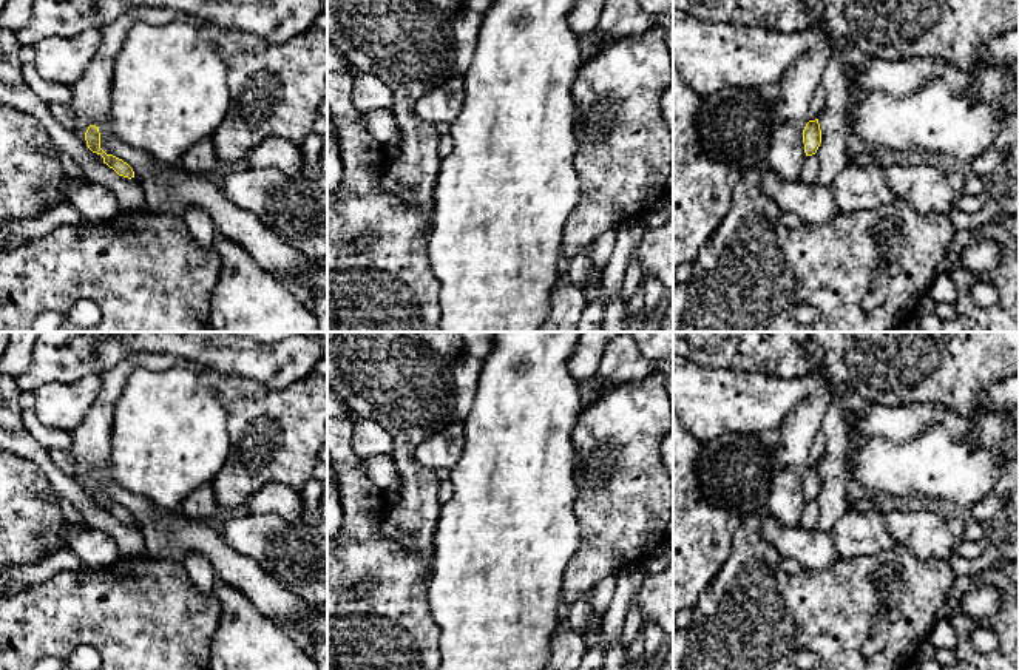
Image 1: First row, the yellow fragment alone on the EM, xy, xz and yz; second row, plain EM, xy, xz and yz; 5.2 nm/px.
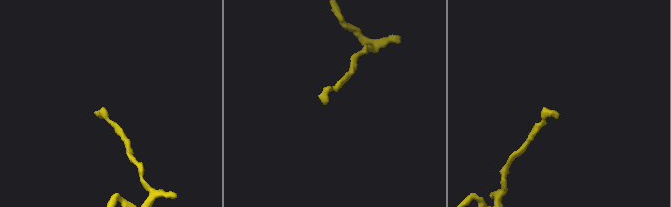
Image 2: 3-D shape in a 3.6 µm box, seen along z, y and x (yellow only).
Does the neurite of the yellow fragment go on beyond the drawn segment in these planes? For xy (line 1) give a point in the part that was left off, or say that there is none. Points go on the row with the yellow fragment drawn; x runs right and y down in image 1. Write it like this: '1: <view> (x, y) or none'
1: none

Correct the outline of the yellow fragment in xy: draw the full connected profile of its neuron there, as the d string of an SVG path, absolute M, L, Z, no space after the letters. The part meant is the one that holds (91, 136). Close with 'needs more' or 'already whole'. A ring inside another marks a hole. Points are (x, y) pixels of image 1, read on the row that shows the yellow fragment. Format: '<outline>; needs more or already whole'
M90 125L86 133L85 133L85 140L88 148L93 153L97 153L103 157L103 164L107 164L110 168L113 168L119 176L124 178L134 178L134 171L133 168L124 162L122 159L113 156L113 154L107 154L102 148L100 148L100 133L99 133L99 127L96 125Z; already whole

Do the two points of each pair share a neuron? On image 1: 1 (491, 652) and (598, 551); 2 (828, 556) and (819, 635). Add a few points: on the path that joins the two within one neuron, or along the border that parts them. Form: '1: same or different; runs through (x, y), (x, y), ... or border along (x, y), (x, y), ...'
1: different; border along (575, 551), (564, 571), (561, 593)
2: different; border along (840, 558), (828, 567), (803, 570)

